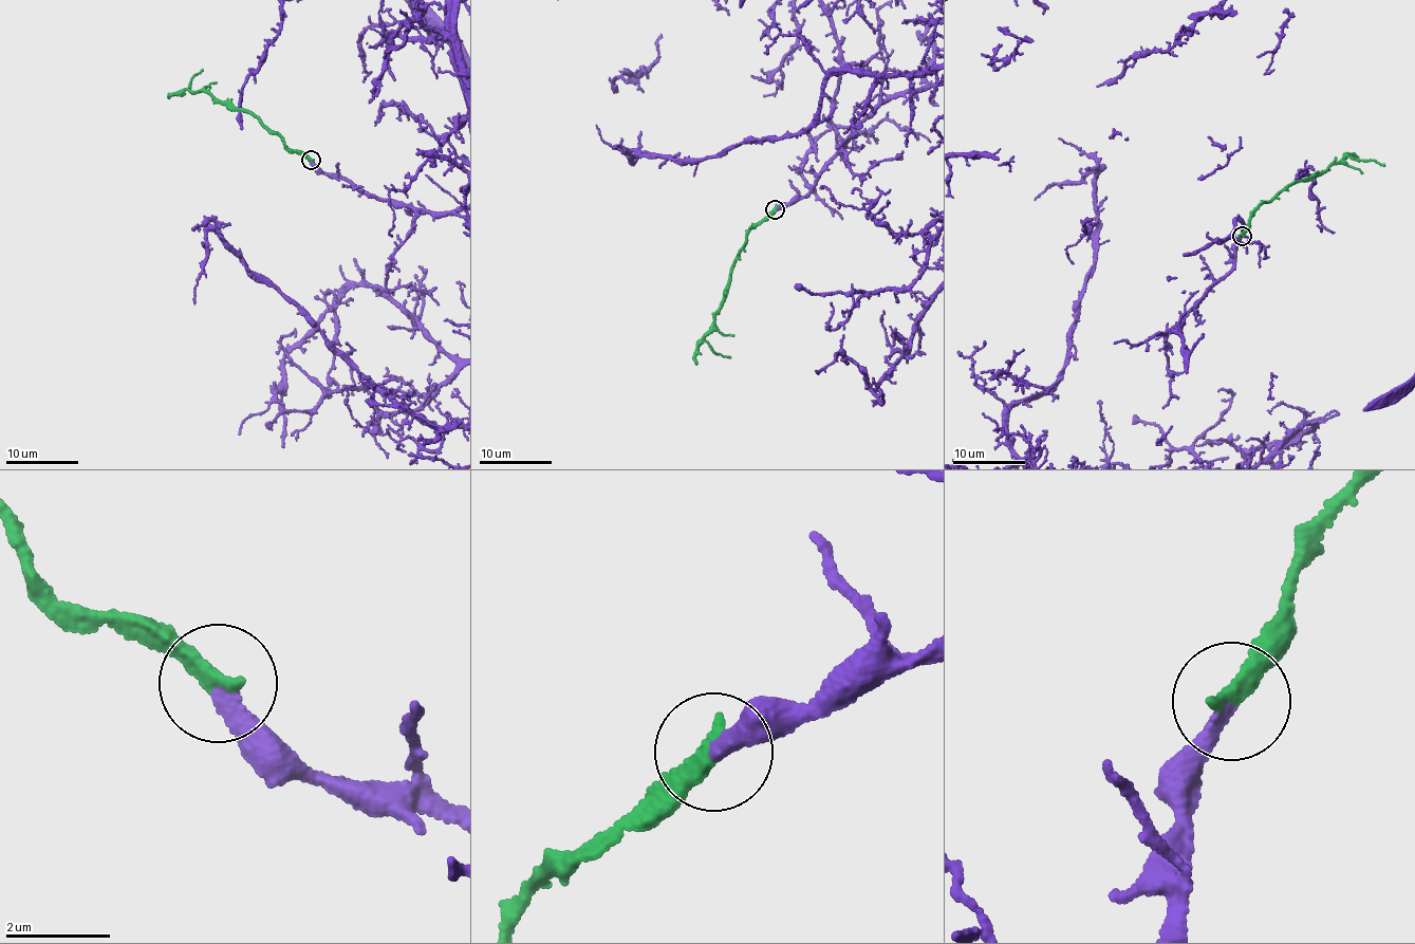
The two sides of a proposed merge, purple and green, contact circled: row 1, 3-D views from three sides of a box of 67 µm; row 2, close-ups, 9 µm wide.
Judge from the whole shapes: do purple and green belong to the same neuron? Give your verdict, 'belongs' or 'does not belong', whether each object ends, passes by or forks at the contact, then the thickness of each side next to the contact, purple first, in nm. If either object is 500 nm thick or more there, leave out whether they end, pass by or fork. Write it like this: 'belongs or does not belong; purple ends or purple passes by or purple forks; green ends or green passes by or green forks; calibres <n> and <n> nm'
belongs; purple ends; green ends; calibres 320 and 360 nm

